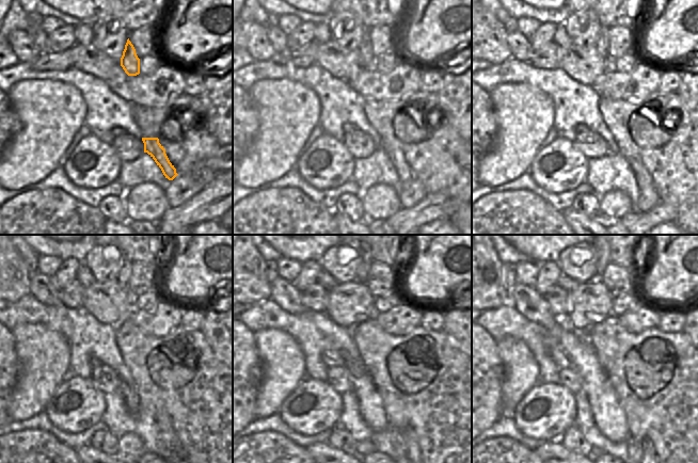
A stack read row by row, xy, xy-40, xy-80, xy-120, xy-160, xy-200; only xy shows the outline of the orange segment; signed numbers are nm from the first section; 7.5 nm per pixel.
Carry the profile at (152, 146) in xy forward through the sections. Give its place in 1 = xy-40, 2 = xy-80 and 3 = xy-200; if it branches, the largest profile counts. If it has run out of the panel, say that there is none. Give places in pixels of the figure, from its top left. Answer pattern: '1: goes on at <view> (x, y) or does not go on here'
1: goes on at xy-40 (396, 155)
2: goes on at xy-80 (643, 178)
3: goes on at xy-200 (647, 445)

